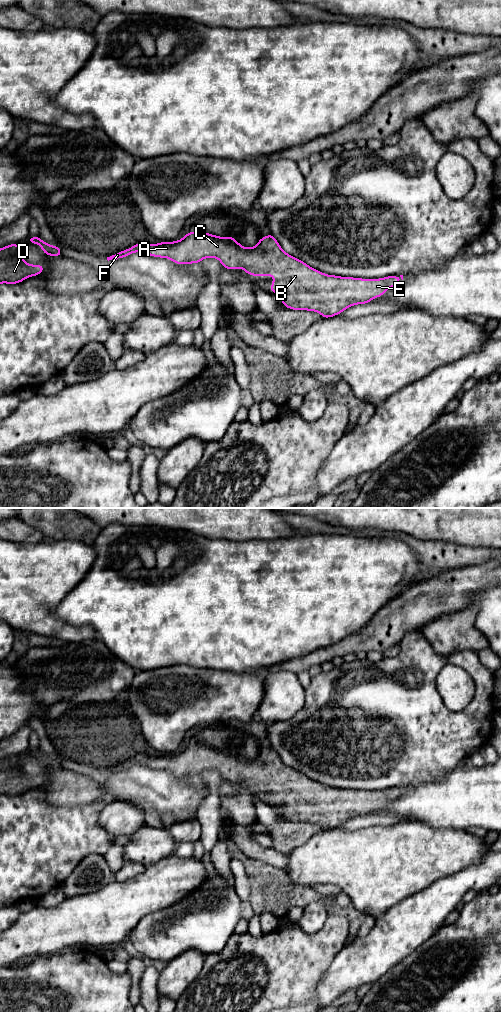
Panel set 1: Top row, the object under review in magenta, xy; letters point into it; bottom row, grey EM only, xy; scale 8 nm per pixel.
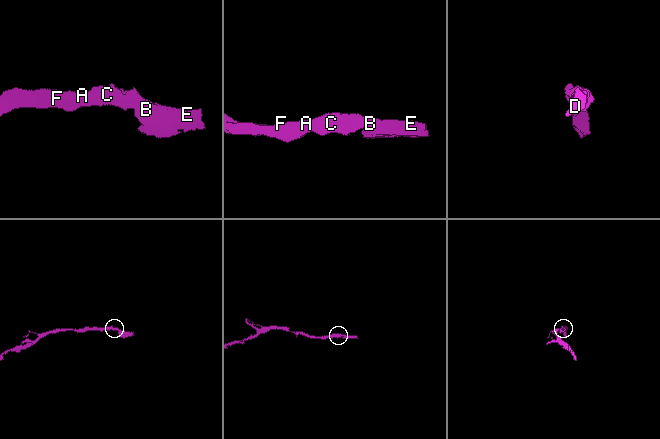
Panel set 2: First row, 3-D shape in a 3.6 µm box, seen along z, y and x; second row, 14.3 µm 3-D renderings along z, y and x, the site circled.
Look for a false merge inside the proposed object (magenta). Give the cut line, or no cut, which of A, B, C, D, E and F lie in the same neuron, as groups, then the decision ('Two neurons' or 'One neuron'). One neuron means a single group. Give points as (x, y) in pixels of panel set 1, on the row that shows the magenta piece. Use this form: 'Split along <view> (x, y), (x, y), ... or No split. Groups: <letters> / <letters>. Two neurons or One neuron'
No split. Groups: A B C D E F. One neuron

